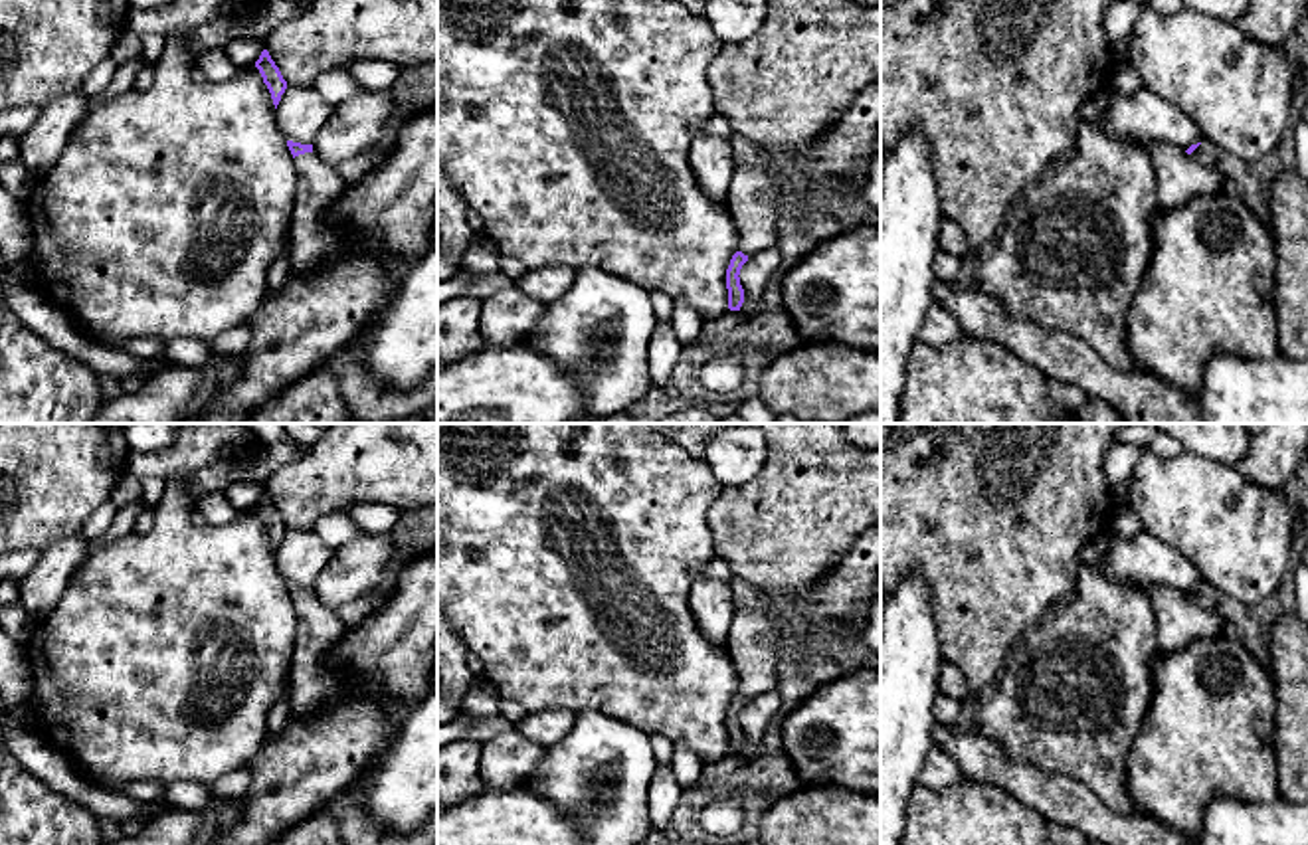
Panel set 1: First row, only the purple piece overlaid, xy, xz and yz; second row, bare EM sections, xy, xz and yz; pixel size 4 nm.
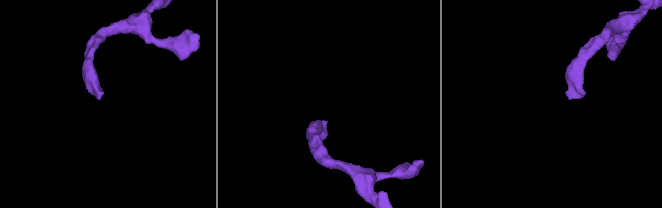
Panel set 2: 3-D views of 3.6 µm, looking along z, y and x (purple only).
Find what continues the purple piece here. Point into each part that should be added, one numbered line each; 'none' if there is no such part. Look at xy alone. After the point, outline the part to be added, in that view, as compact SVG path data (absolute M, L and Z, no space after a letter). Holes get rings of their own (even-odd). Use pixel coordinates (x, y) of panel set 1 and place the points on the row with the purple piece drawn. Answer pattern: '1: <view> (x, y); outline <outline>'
1: xy (317, 240); outline M305 152L293 158L297 170L297 192L289 222L289 279L307 283L344 257L356 257L366 249L356 230L334 216L346 184L336 168L321 156Z

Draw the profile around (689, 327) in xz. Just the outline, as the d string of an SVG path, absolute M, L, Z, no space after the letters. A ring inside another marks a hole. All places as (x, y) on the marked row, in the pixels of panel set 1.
M687 301L673 303L671 325L683 348L701 342L704 334L704 321Z

